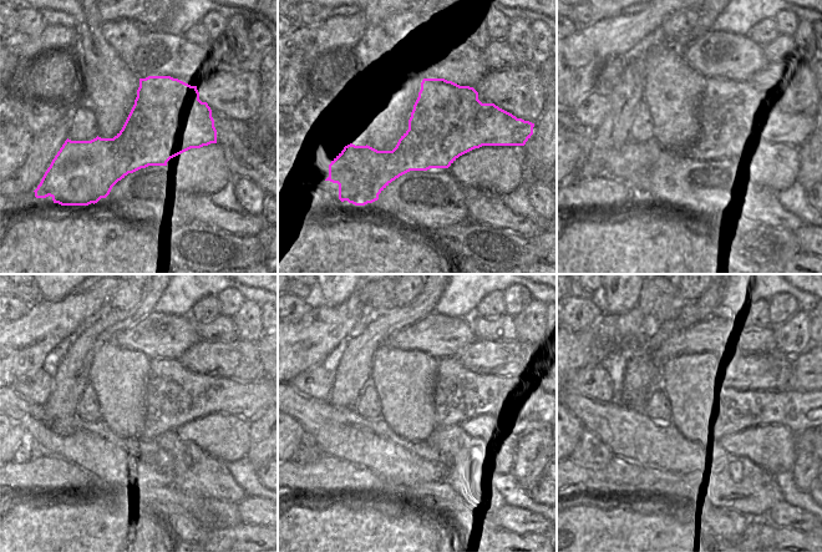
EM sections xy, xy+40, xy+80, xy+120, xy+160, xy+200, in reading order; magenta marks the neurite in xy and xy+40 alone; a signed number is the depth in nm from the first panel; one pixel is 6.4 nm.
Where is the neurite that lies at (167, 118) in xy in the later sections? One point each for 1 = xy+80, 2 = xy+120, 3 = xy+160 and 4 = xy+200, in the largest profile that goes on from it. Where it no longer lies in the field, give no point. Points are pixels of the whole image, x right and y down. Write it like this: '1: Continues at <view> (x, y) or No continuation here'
1: Continues at xy+80 (731, 120)
2: Continues at xy+120 (174, 396)
3: Continues at xy+160 (458, 396)
4: Continues at xy+200 (797, 410).

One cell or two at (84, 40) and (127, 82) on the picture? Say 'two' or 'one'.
one

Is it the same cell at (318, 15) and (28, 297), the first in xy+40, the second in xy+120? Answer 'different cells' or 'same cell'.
same cell

